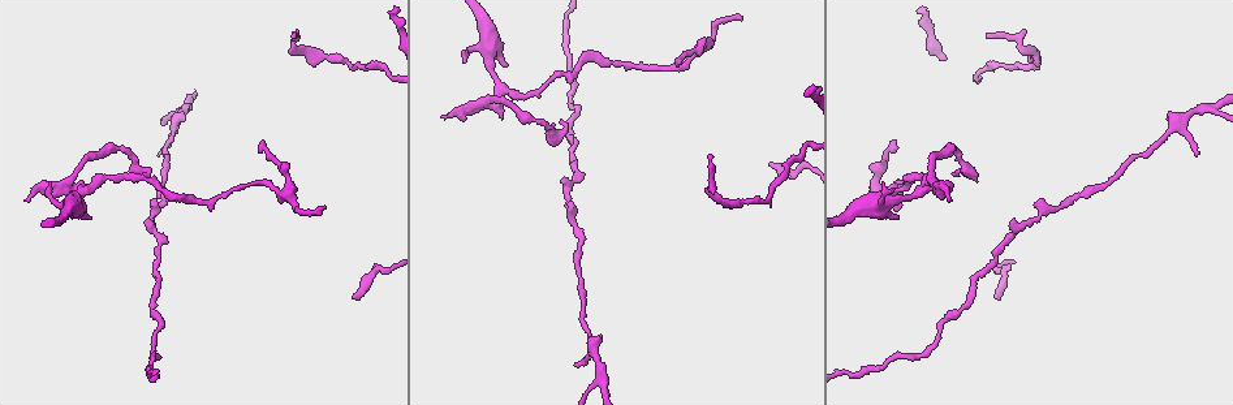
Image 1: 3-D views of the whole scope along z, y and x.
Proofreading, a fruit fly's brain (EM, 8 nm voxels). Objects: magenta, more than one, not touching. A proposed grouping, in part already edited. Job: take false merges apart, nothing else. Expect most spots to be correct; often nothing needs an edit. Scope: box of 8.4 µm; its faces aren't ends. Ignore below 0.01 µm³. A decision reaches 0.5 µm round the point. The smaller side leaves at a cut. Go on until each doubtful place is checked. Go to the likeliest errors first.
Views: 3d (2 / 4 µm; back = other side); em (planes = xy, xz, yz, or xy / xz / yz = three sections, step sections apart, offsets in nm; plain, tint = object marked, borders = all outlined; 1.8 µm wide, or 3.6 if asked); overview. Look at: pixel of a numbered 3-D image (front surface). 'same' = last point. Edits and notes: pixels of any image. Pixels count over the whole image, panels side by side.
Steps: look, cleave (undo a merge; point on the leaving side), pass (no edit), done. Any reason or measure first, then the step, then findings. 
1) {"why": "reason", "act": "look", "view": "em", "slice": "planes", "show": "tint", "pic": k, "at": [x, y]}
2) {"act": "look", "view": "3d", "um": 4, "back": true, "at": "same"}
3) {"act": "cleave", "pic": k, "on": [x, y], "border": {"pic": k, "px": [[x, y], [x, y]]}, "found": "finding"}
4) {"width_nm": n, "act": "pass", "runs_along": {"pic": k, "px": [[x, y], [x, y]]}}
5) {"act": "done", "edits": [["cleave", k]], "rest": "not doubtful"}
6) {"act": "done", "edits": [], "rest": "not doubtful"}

{"act": "look", "view": "em", "um": 3.6, "slice": "planes", "show": "tint", "pic": 1, "at": [917, 187]}

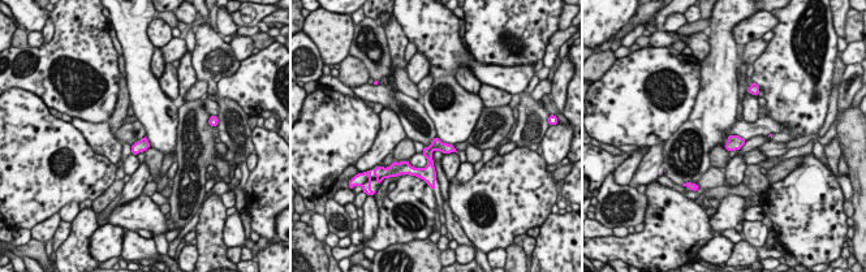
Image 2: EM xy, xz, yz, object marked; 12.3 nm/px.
{"act": "pass", "runs_along": {"pic": 2, "px": [[449, 147], [430, 152], [429, 173]]}, "found": "continuous, no second neuron"}

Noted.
{"act": "look", "view": "em", "slice": "xy", "step": 16, "show": "tint", "pic": 1, "at": [598, 380]}

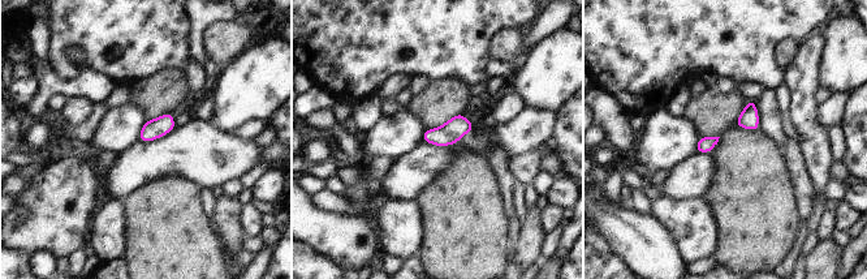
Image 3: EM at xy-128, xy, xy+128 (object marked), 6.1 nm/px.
{"act": "pass", "found": "all the same neuron"}

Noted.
{"why": "abrupt turn", "act": "look", "view": "3d", "um": 4, "back": true, "pic": 1, "at": [704, 51]}

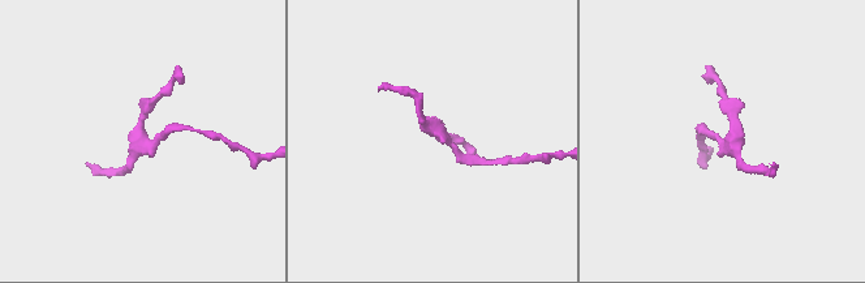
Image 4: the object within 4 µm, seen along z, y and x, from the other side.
{"why": "need the tissue", "act": "look", "view": "em", "slice": "yz", "step": 16, "show": "plain", "pic": 4, "at": [437, 129]}

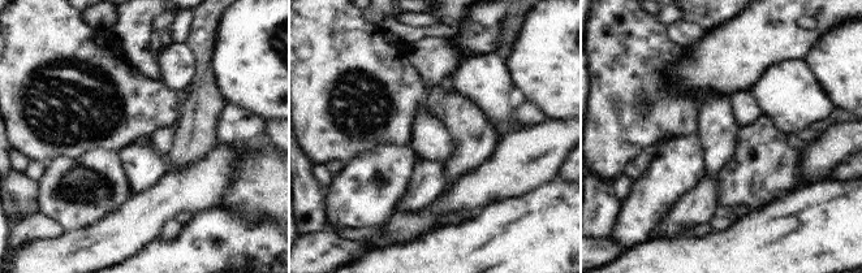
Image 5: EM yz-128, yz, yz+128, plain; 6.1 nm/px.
{"why": "with the object marked", "act": "look", "view": "em", "slice": "yz", "step": 16, "show": "tint", "at": "same"}

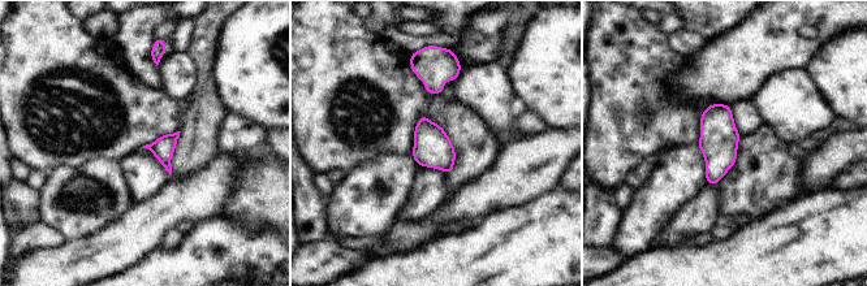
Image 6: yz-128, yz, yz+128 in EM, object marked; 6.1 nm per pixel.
{"act": "pass", "found": "one neuron here"}

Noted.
{"act": "done", "edits": [], "rest": "not doubtful"}

